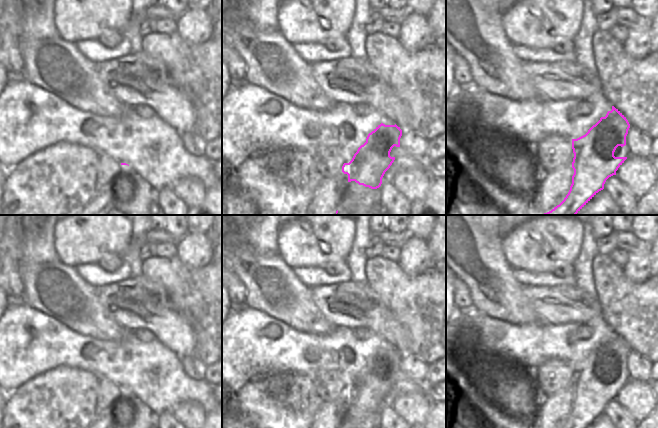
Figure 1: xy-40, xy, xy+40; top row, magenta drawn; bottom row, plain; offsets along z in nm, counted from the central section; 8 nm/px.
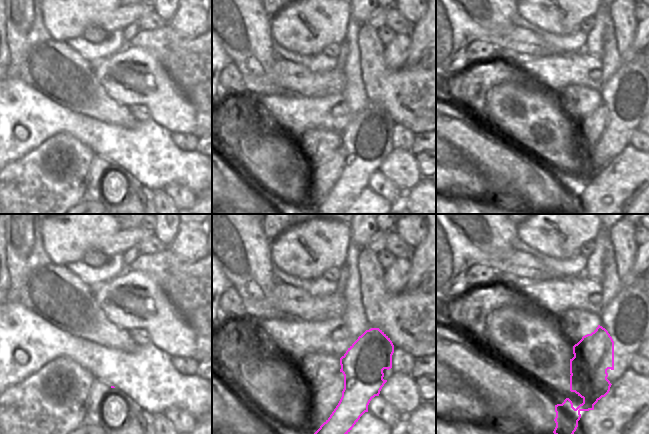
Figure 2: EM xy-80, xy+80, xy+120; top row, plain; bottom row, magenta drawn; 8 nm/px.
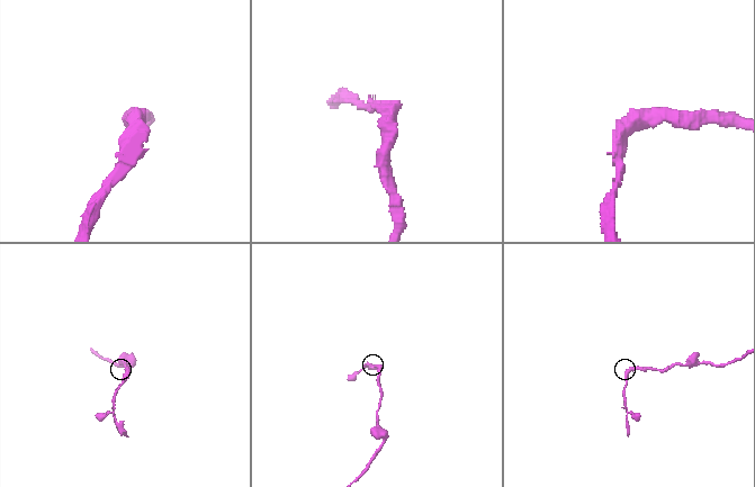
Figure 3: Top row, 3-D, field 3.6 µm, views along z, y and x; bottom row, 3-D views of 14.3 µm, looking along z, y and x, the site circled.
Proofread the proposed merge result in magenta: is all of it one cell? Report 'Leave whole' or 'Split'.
Split.

